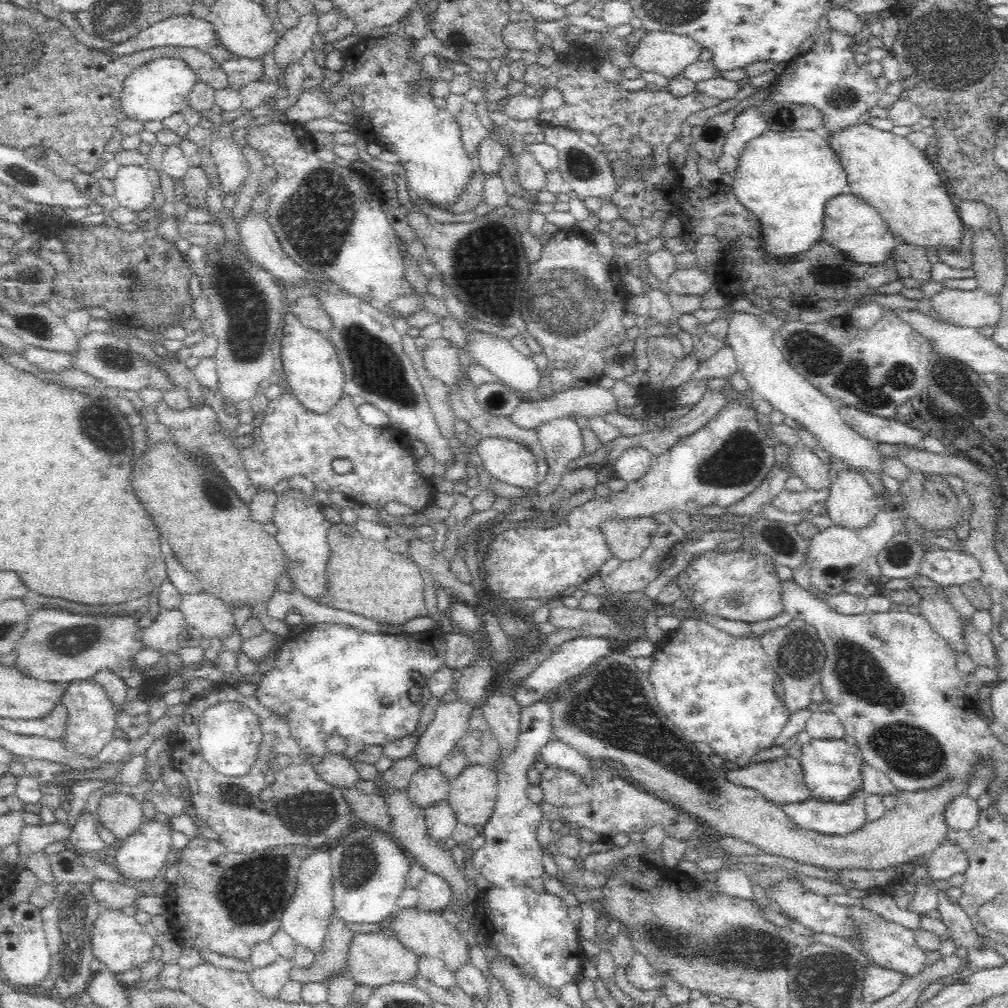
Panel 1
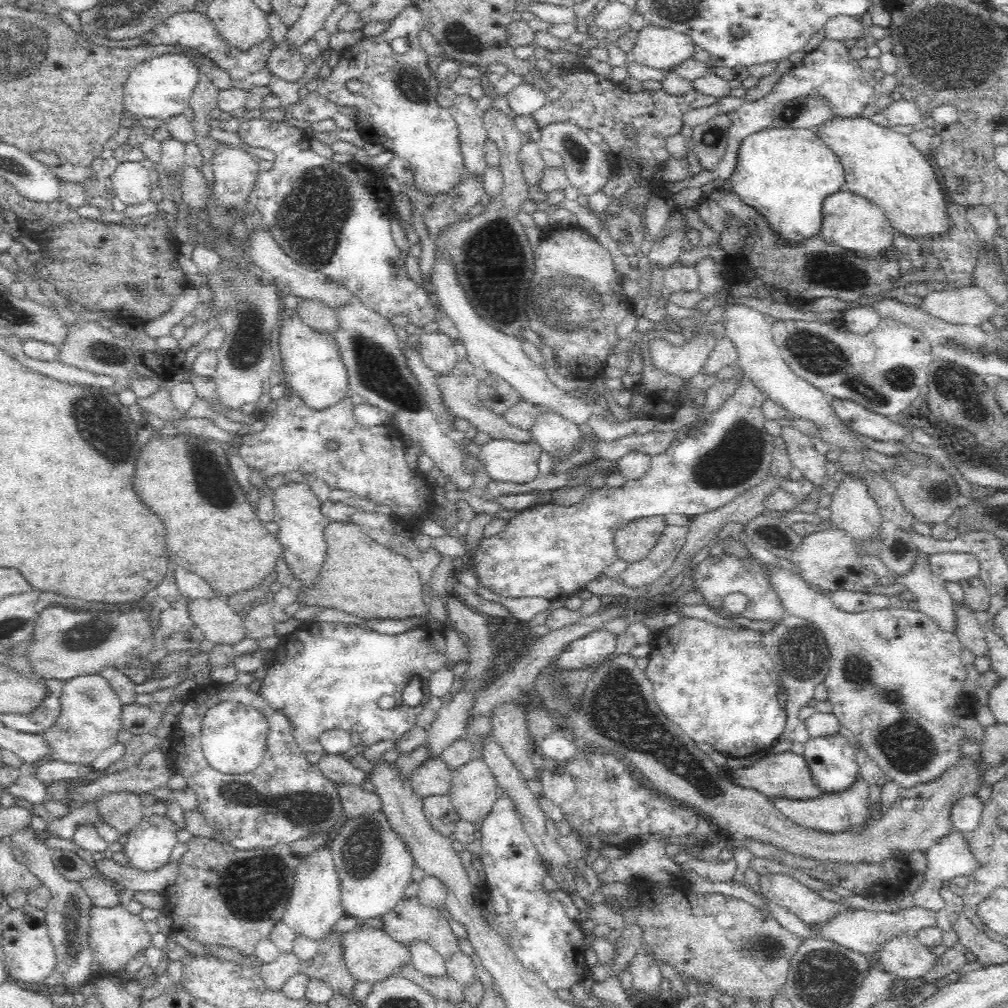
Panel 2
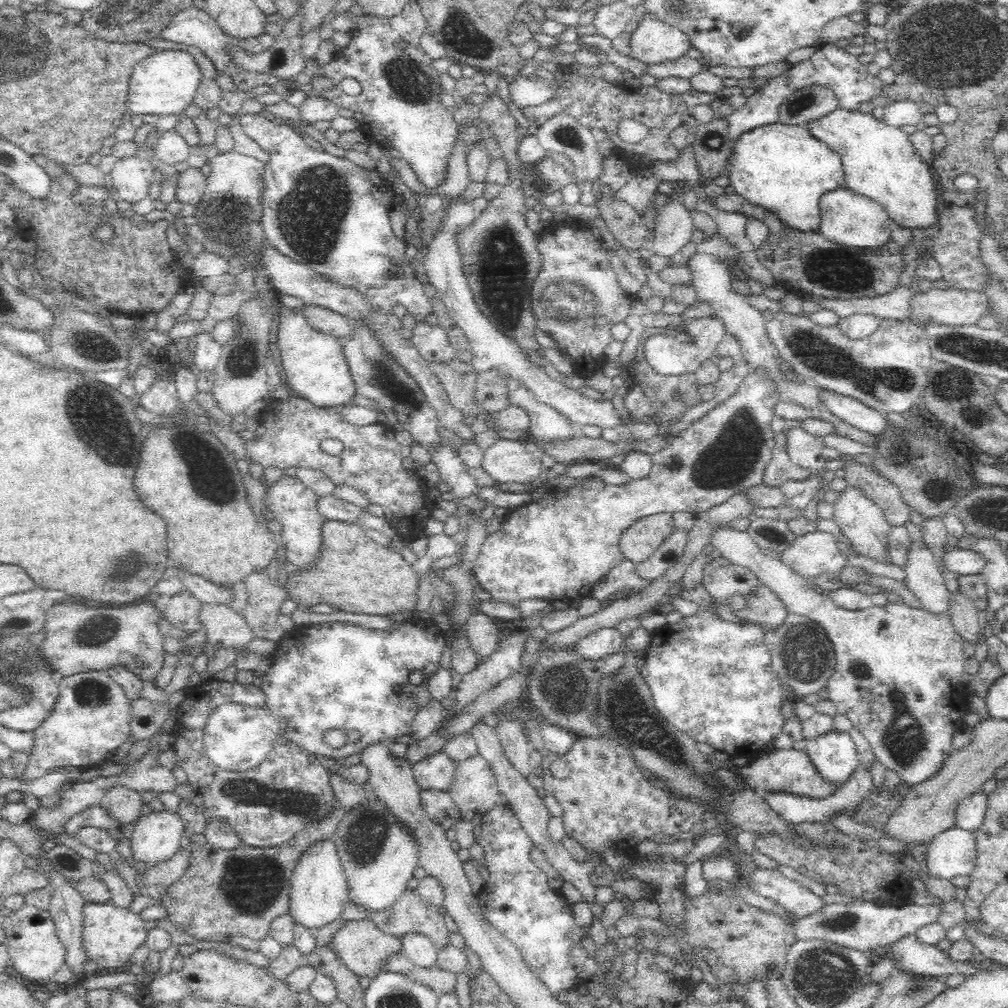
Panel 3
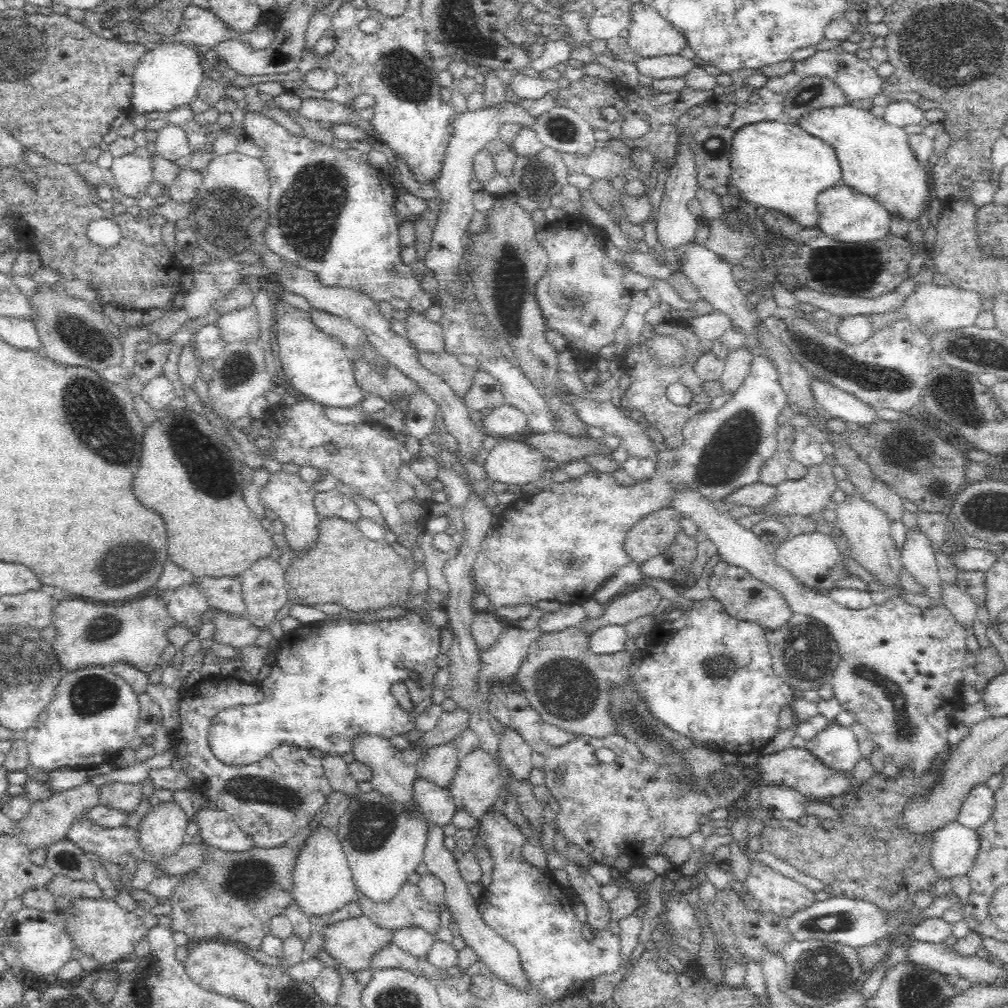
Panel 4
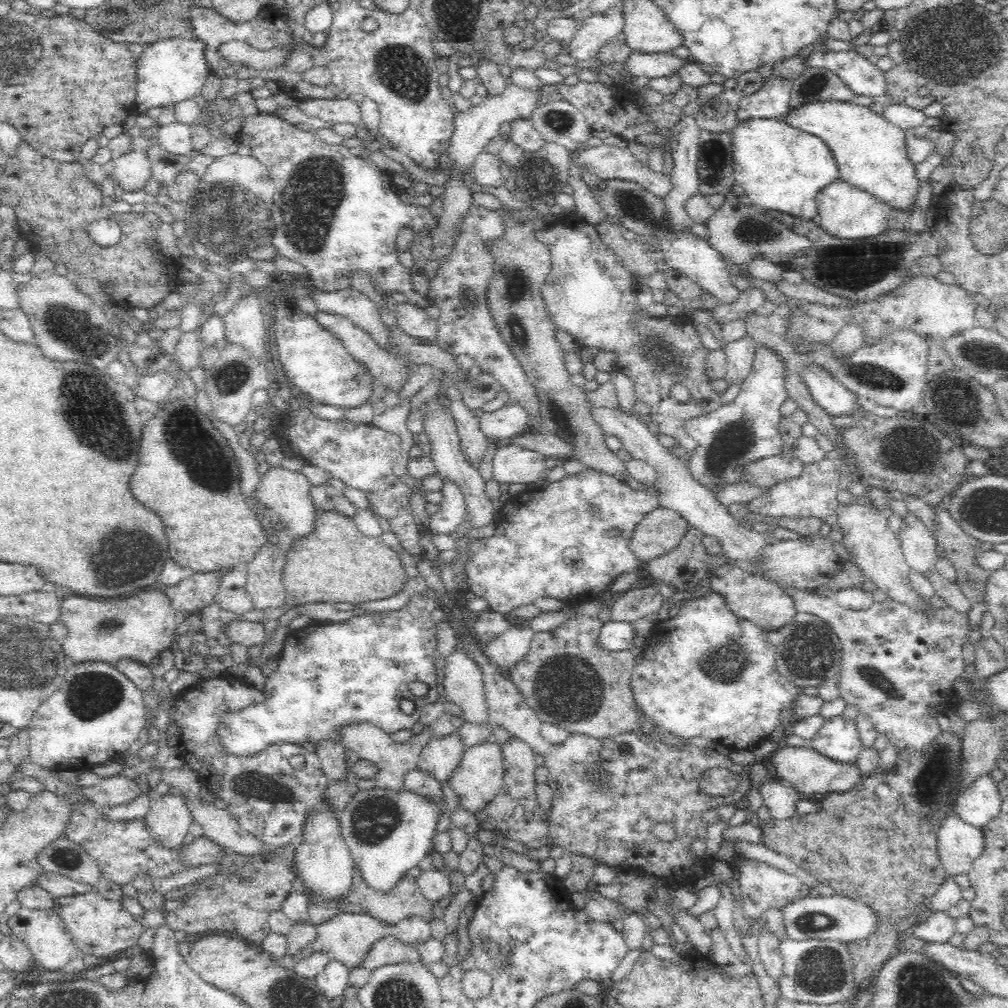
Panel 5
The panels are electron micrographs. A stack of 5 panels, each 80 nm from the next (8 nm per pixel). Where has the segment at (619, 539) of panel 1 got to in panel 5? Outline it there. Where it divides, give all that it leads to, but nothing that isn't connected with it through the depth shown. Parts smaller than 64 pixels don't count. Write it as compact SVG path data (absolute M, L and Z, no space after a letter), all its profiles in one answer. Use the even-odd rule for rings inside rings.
M659 507L640 520L628 547L638 562L652 561L674 550L689 528L688 522L678 512Z

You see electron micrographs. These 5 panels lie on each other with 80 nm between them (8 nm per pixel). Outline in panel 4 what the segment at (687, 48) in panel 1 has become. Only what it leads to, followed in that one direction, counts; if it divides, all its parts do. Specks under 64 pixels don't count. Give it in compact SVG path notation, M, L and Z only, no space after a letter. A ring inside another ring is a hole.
M638 2L633 6L627 54L634 59L656 59L662 56L677 56L688 46L687 39L674 29L664 18L660 17L652 6Z

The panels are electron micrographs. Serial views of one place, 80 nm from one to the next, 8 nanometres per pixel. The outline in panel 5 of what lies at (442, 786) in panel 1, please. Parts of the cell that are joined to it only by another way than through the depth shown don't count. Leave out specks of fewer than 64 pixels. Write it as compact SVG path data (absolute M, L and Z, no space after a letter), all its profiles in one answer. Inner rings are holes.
M456 732L444 738L432 738L422 750L417 768L438 782L449 781L464 752Z

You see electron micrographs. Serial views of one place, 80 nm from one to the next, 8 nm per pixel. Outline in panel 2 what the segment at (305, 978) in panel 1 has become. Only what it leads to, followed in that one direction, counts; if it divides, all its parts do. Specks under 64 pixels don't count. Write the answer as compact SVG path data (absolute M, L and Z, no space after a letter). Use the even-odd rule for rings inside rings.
M342 932L326 933L318 945L317 956L309 962L301 962L298 975L310 981L318 980L329 985L332 990L343 990L353 1000L353 987L356 981L349 974L344 961L344 944Z

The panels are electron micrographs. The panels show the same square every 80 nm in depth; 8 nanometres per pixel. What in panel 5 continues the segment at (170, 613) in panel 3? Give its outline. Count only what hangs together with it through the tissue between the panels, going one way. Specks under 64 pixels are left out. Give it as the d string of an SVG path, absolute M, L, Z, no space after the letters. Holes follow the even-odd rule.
M224 571L194 573L190 578L181 580L177 585L174 599L171 600L172 609L190 617L213 604L220 573Z

